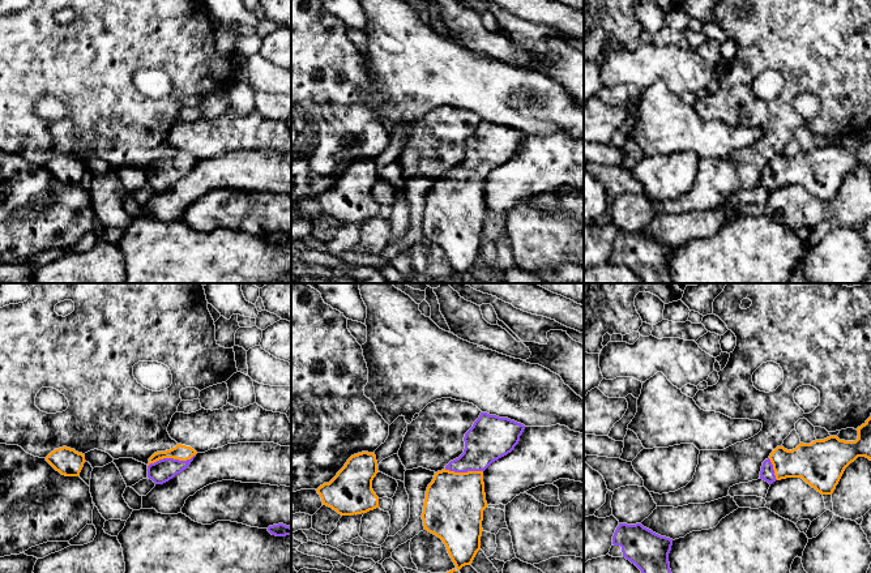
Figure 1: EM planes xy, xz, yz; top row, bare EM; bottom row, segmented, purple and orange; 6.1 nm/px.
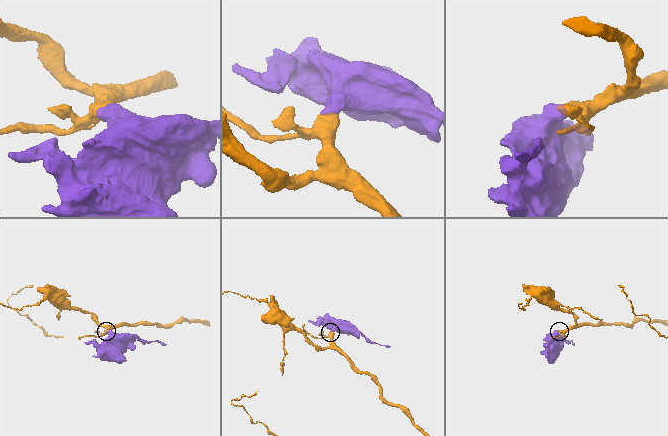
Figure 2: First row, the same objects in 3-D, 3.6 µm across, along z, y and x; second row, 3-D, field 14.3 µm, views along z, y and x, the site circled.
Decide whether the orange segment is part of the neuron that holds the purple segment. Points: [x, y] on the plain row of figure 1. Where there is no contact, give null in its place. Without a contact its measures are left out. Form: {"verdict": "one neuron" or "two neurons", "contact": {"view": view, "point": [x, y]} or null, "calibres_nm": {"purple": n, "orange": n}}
{"verdict": "one neuron", "contact": {"view": "xy", "point": [171, 166]}, "calibres_nm": {"purple": 140, "orange": 100}}

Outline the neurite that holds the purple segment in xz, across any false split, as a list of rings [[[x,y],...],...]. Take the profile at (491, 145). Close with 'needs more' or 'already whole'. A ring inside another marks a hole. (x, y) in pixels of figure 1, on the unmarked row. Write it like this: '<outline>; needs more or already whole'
[[[481,120],[465,141],[464,161],[451,168],[444,178],[435,180],[427,194],[422,221],[424,238],[443,248],[457,278],[470,273],[481,257],[483,218],[487,215],[483,179],[515,157],[524,137],[524,132],[508,125]]]; needs more

